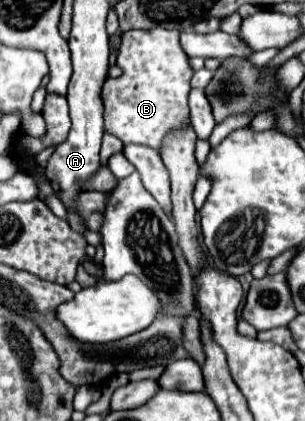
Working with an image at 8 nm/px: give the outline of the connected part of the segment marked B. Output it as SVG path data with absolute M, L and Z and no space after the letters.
M153 28L153 30L123 32L117 66L121 68L121 76L107 78L101 92L101 98L105 104L105 132L117 136L123 144L145 144L157 150L161 146L163 136L169 130L177 128L181 122L187 122L189 118L187 94L191 90L189 80L193 76L193 70L187 62L187 54L179 46L179 30Z

